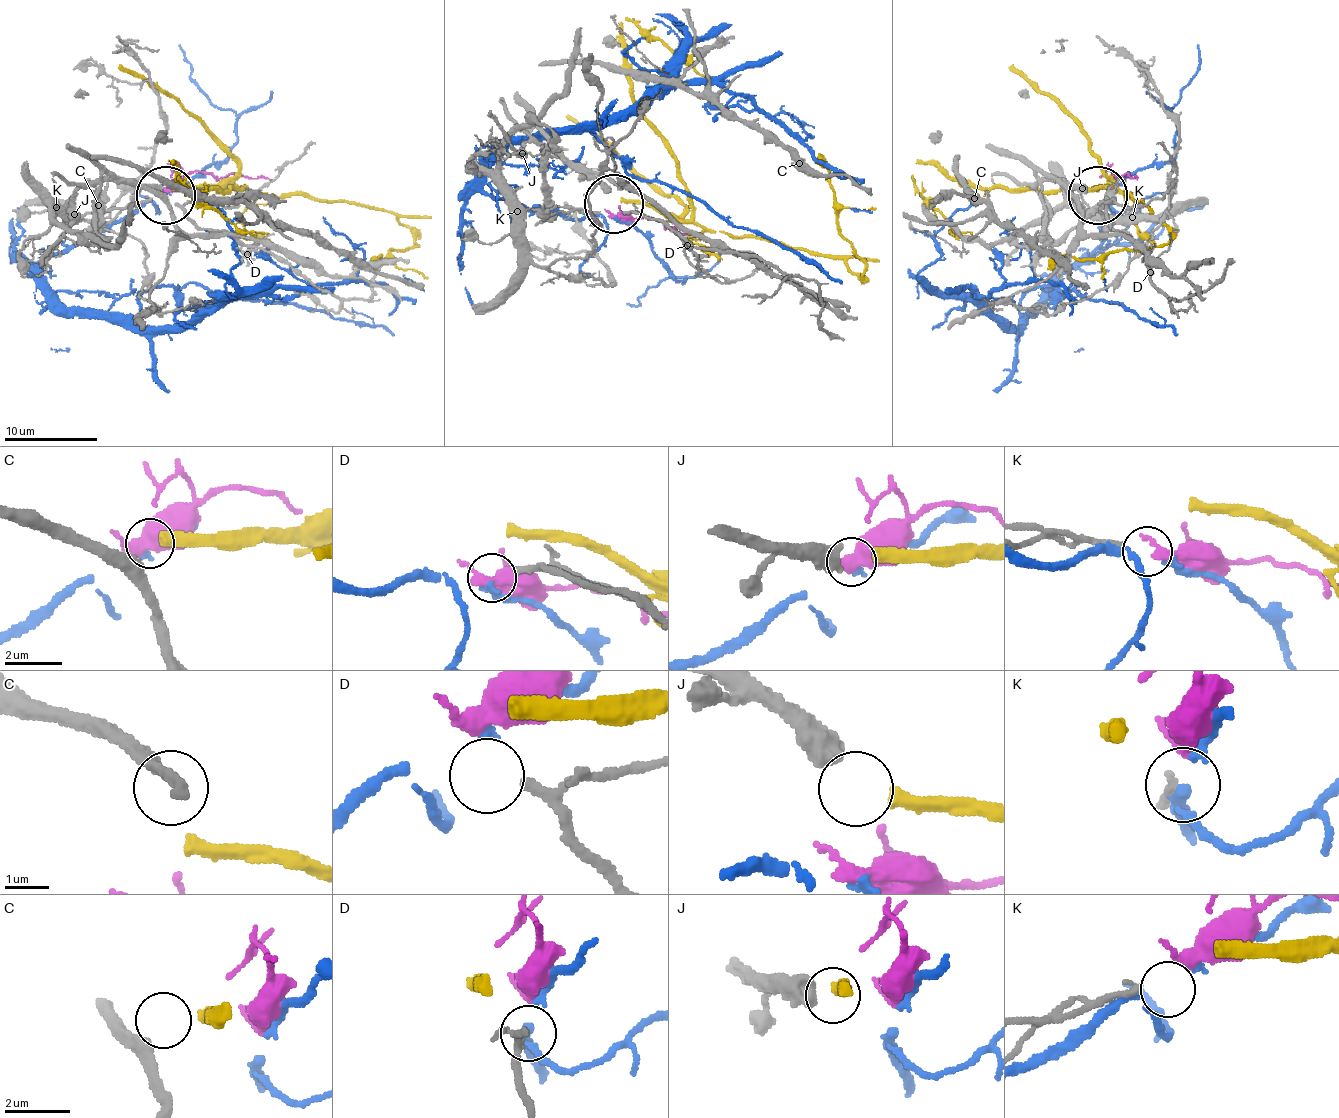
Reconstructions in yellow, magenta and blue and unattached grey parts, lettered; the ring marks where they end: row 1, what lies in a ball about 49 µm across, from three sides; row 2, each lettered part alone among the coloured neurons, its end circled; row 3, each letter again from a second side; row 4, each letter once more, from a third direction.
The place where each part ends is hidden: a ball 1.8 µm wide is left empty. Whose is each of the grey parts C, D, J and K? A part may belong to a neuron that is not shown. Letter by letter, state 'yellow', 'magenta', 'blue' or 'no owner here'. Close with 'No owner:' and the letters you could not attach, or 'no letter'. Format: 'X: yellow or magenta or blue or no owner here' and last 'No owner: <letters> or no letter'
C: no owner here
D: blue
J: yellow
K: magenta
No owner: C

